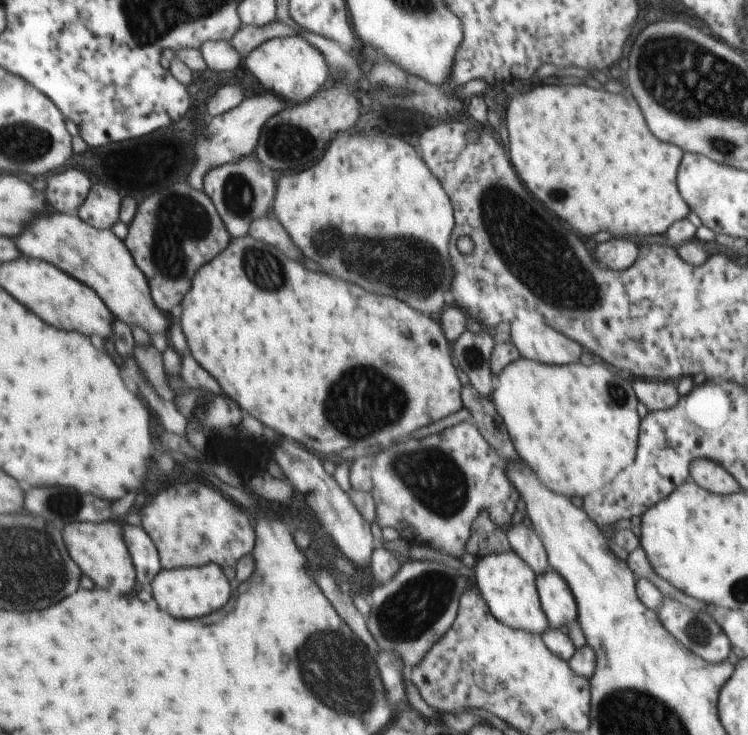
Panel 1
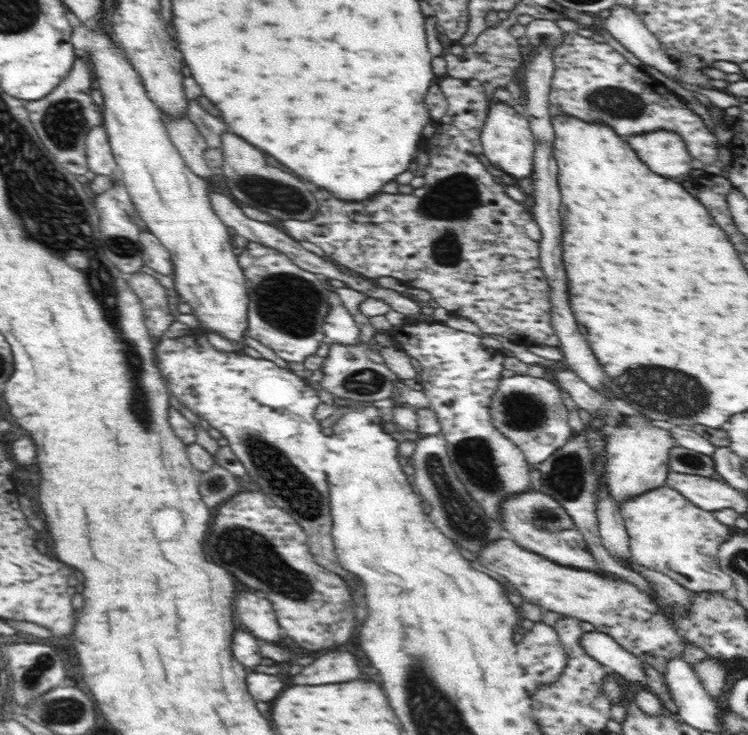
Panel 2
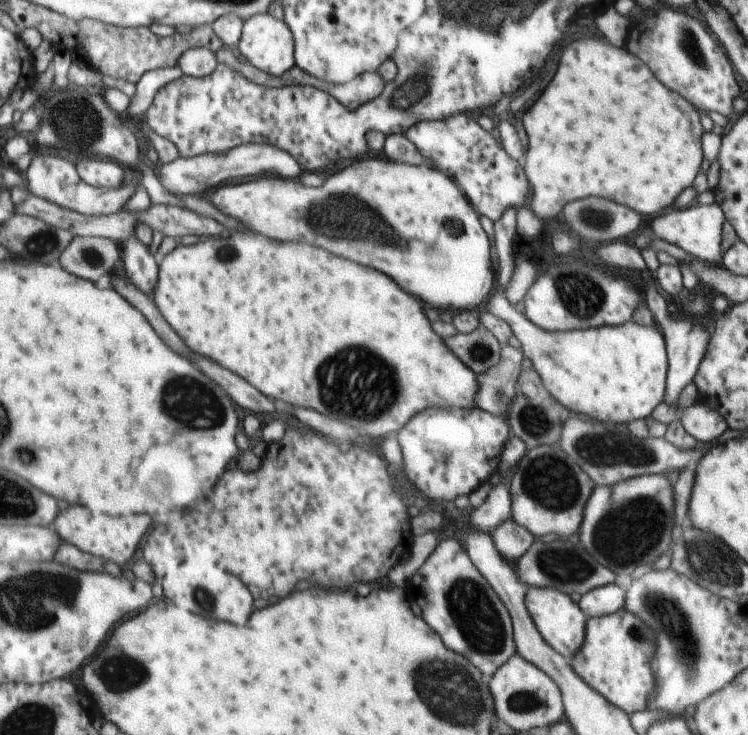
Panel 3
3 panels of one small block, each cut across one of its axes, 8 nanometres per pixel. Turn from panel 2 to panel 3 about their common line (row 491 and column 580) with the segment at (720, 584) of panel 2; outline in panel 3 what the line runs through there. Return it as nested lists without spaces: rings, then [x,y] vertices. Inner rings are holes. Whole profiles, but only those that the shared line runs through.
[[[620,609],[606,616],[587,619],[582,648],[568,659],[574,672],[594,692],[630,715],[646,711],[650,694],[656,690],[656,678],[650,666],[656,654],[656,646],[658,642],[654,630],[632,612]]]

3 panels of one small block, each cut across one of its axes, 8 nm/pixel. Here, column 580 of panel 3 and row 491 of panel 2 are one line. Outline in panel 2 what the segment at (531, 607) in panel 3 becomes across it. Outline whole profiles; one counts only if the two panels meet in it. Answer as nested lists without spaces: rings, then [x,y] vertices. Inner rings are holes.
[[[634,412],[626,415],[612,430],[606,440],[606,466],[604,481],[608,493],[617,506],[630,497],[656,490],[664,485],[668,478],[668,454],[676,448],[676,439],[670,437],[670,431],[652,425],[650,419]]]

